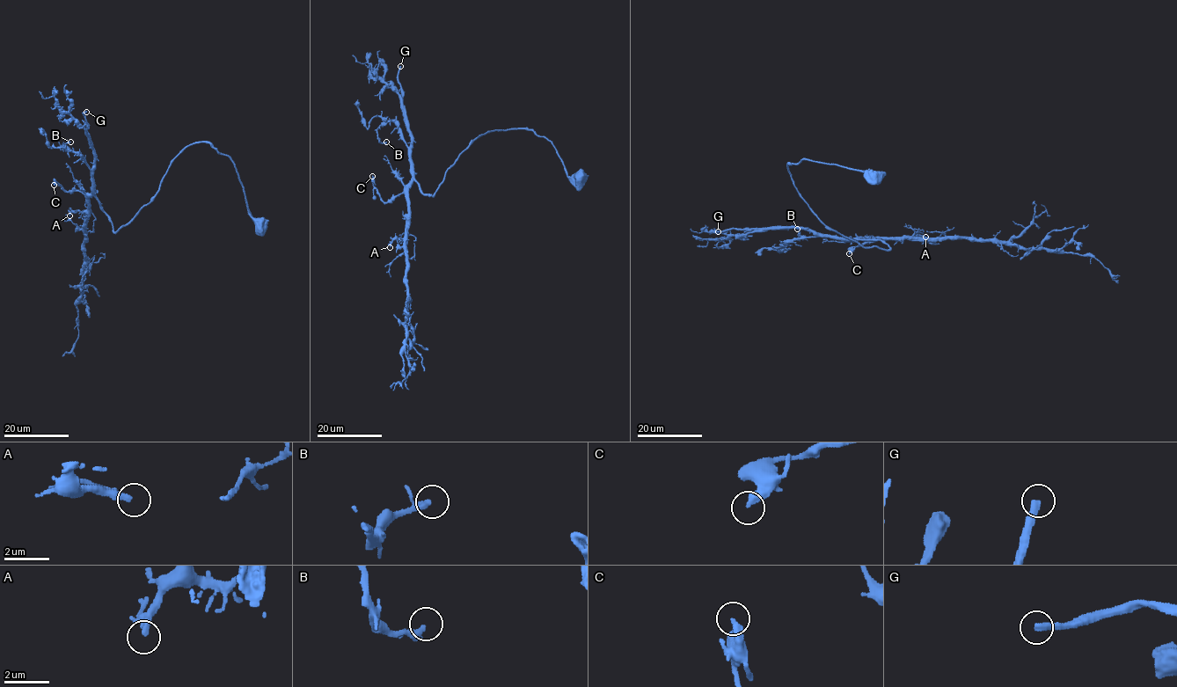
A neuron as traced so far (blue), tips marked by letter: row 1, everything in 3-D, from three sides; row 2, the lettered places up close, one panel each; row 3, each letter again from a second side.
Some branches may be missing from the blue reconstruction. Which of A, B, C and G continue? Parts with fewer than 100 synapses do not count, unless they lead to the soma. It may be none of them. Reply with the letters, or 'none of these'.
G

